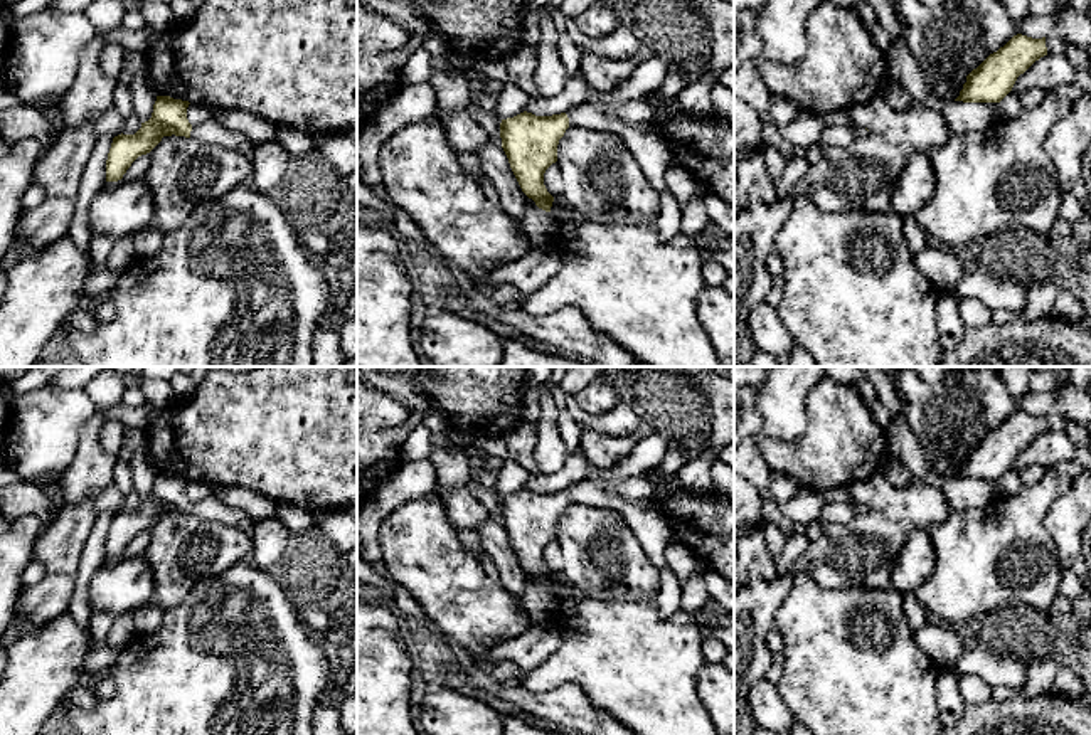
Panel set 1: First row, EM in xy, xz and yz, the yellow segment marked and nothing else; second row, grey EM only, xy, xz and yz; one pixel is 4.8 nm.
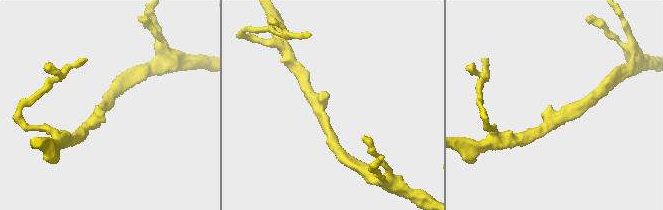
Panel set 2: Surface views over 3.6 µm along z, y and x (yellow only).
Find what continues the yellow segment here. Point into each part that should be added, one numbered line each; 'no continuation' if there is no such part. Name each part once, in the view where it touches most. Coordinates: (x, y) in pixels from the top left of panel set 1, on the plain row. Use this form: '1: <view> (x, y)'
1: xy (211, 508)

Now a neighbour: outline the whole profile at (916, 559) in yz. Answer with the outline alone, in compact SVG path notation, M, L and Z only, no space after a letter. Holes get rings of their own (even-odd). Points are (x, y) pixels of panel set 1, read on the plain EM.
M914 530L896 558L892 568L892 587L901 594L914 592L929 579L934 563L936 555L928 531Z

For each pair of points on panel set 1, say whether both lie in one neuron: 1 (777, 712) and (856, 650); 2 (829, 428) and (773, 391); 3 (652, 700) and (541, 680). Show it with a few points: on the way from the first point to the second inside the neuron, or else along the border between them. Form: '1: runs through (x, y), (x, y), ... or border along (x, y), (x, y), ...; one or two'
1: border along (777, 685), (785, 707), (795, 717); two
2: border along (817, 384), (805, 399), (807, 429), (777, 439); two
3: runs through (625, 673), (568, 671); one

